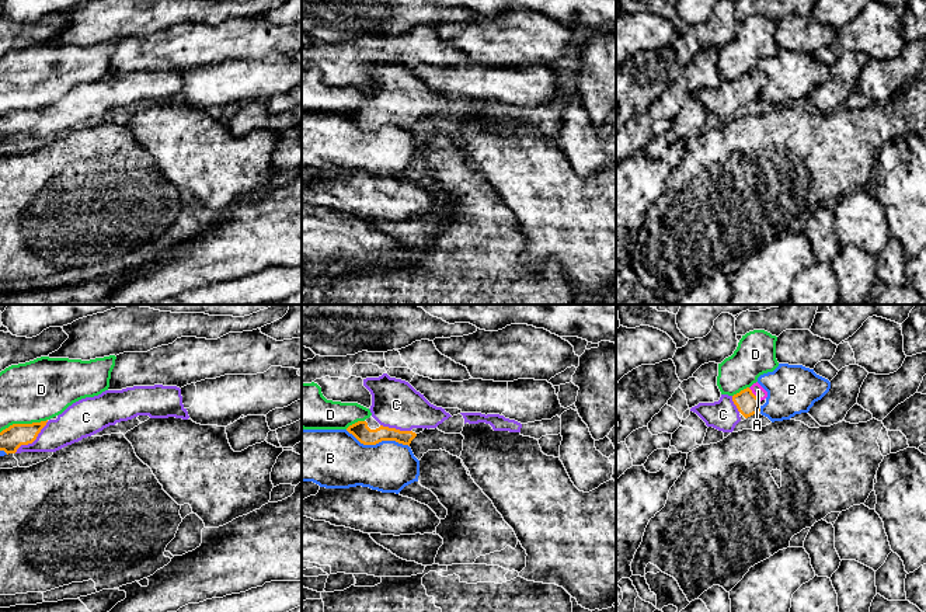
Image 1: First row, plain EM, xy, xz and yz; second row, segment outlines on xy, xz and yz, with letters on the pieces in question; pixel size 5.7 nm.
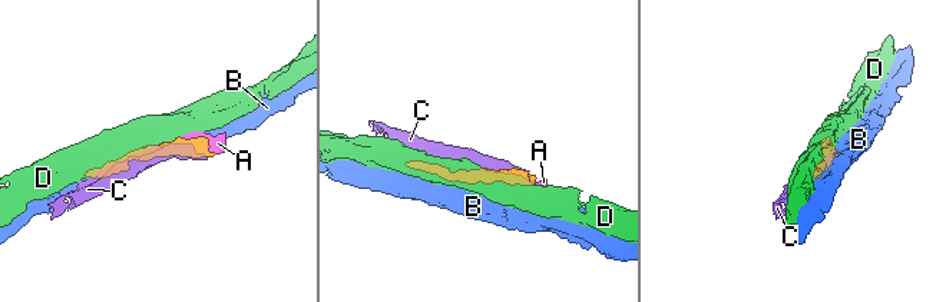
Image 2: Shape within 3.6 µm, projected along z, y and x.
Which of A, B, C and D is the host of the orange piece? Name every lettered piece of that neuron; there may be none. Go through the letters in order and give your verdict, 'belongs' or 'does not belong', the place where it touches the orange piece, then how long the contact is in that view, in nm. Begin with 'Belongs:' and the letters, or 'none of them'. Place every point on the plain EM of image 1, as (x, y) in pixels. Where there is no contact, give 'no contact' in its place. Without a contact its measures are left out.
Belongs: A, C
A: belongs; meets orange in yz at (754, 80); contact 110 nm long
B: does not belong; meets orange in xz at (378, 128); contact 380 nm long
C: belongs; meets orange in xy at (32, 127); contact 260 nm long
D: does not belong; meets orange in xy at (23, 110); contact 280 nm long

